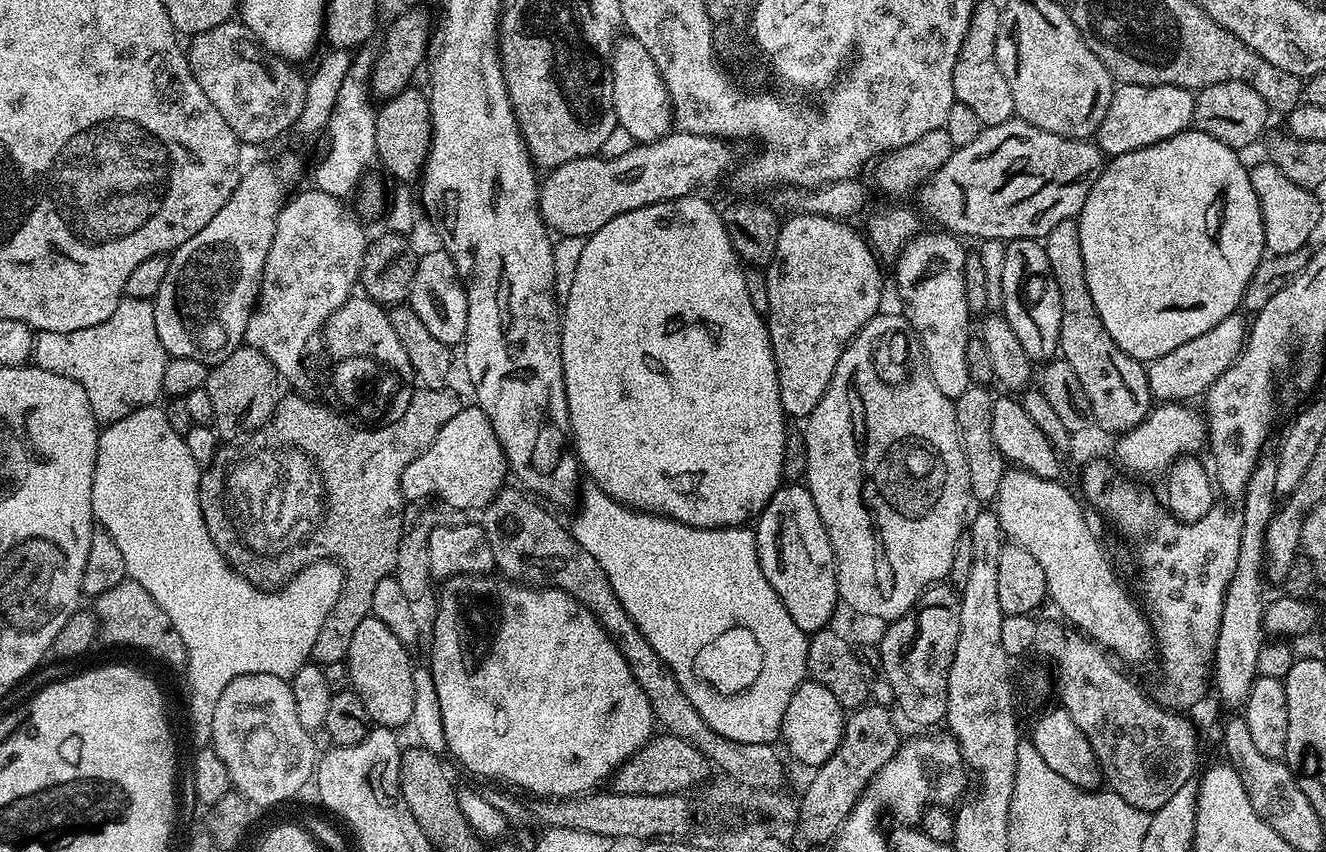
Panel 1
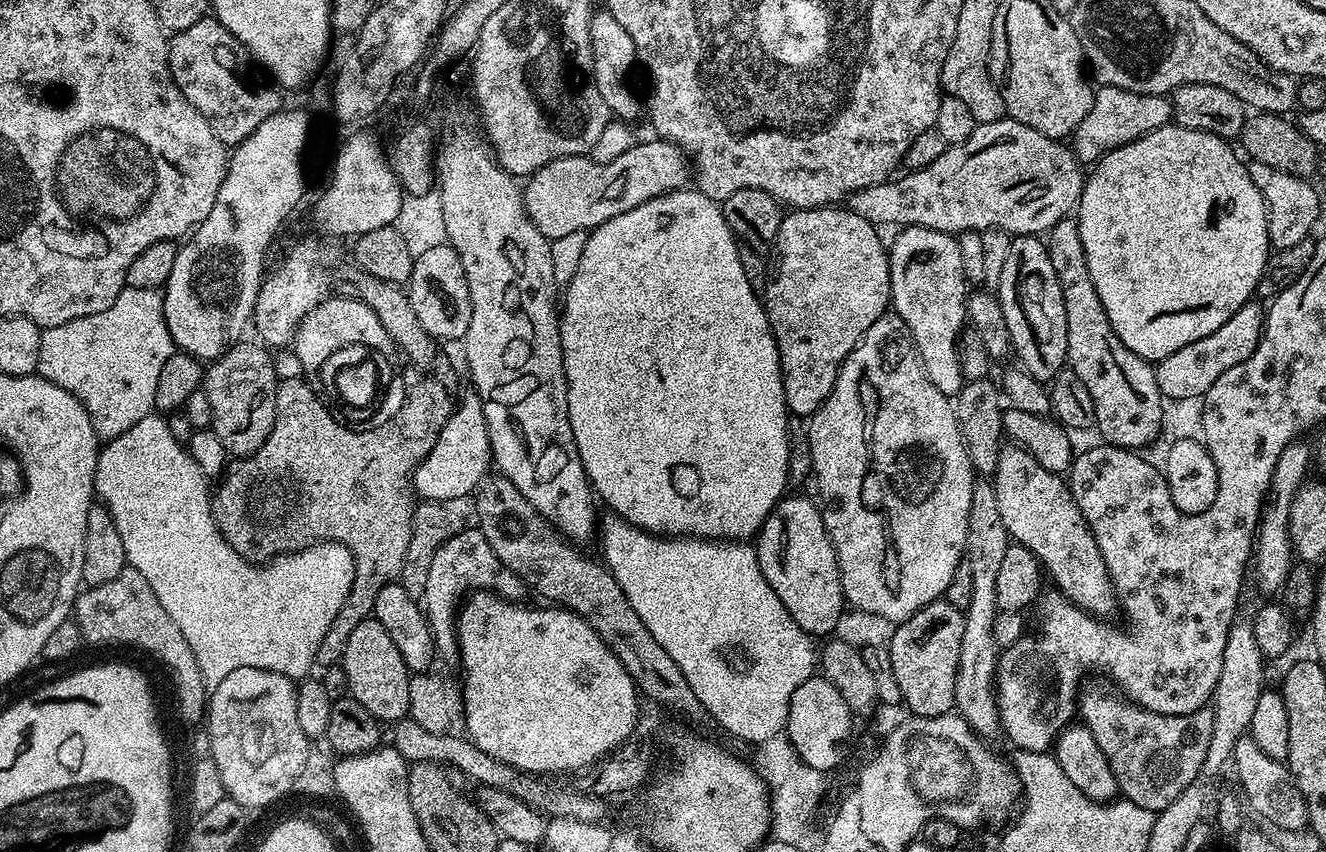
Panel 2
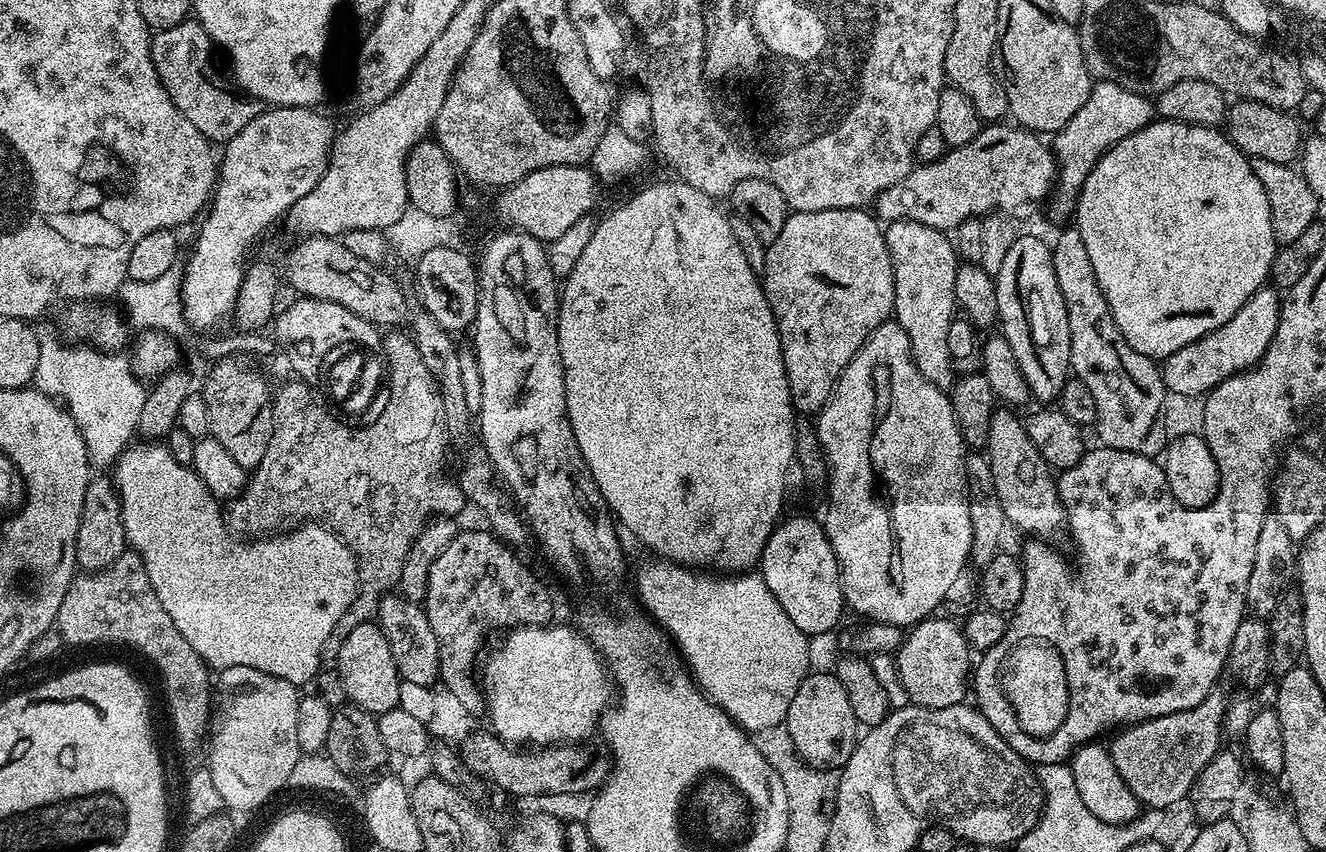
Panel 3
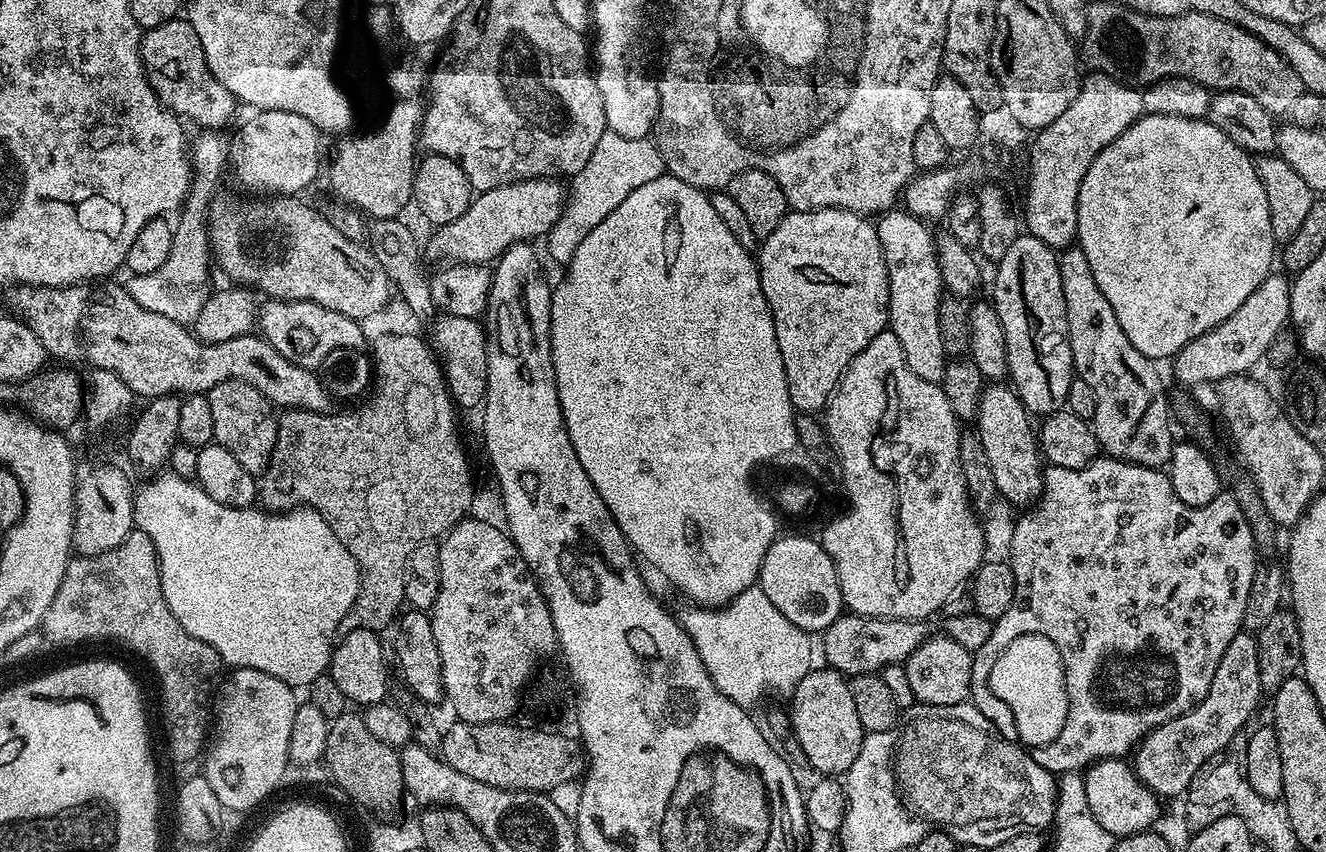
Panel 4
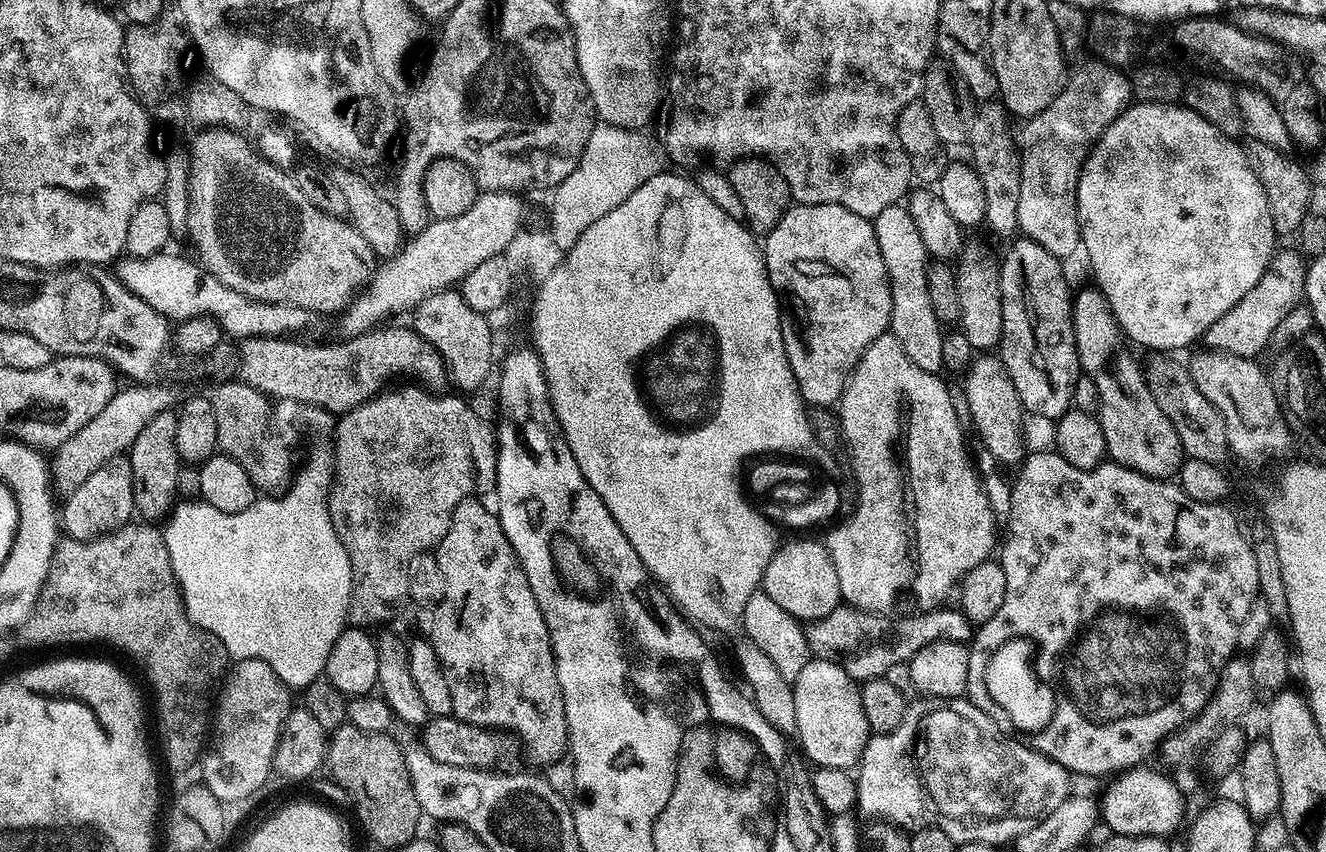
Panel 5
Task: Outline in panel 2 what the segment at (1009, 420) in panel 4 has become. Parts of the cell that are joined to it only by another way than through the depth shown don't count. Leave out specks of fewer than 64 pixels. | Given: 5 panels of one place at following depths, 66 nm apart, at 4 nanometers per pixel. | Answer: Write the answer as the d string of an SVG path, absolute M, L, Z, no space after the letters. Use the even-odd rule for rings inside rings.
M1008 442L998 454L994 483L998 510L1002 513L1002 523L1006 525L1009 537L1036 555L1043 571L1052 575L1055 591L1091 616L1108 618L1112 611L1115 613L1118 601L1104 555L1098 550L1096 539L1082 518L1065 477L1046 470L1046 466L1042 466L1025 448Z

